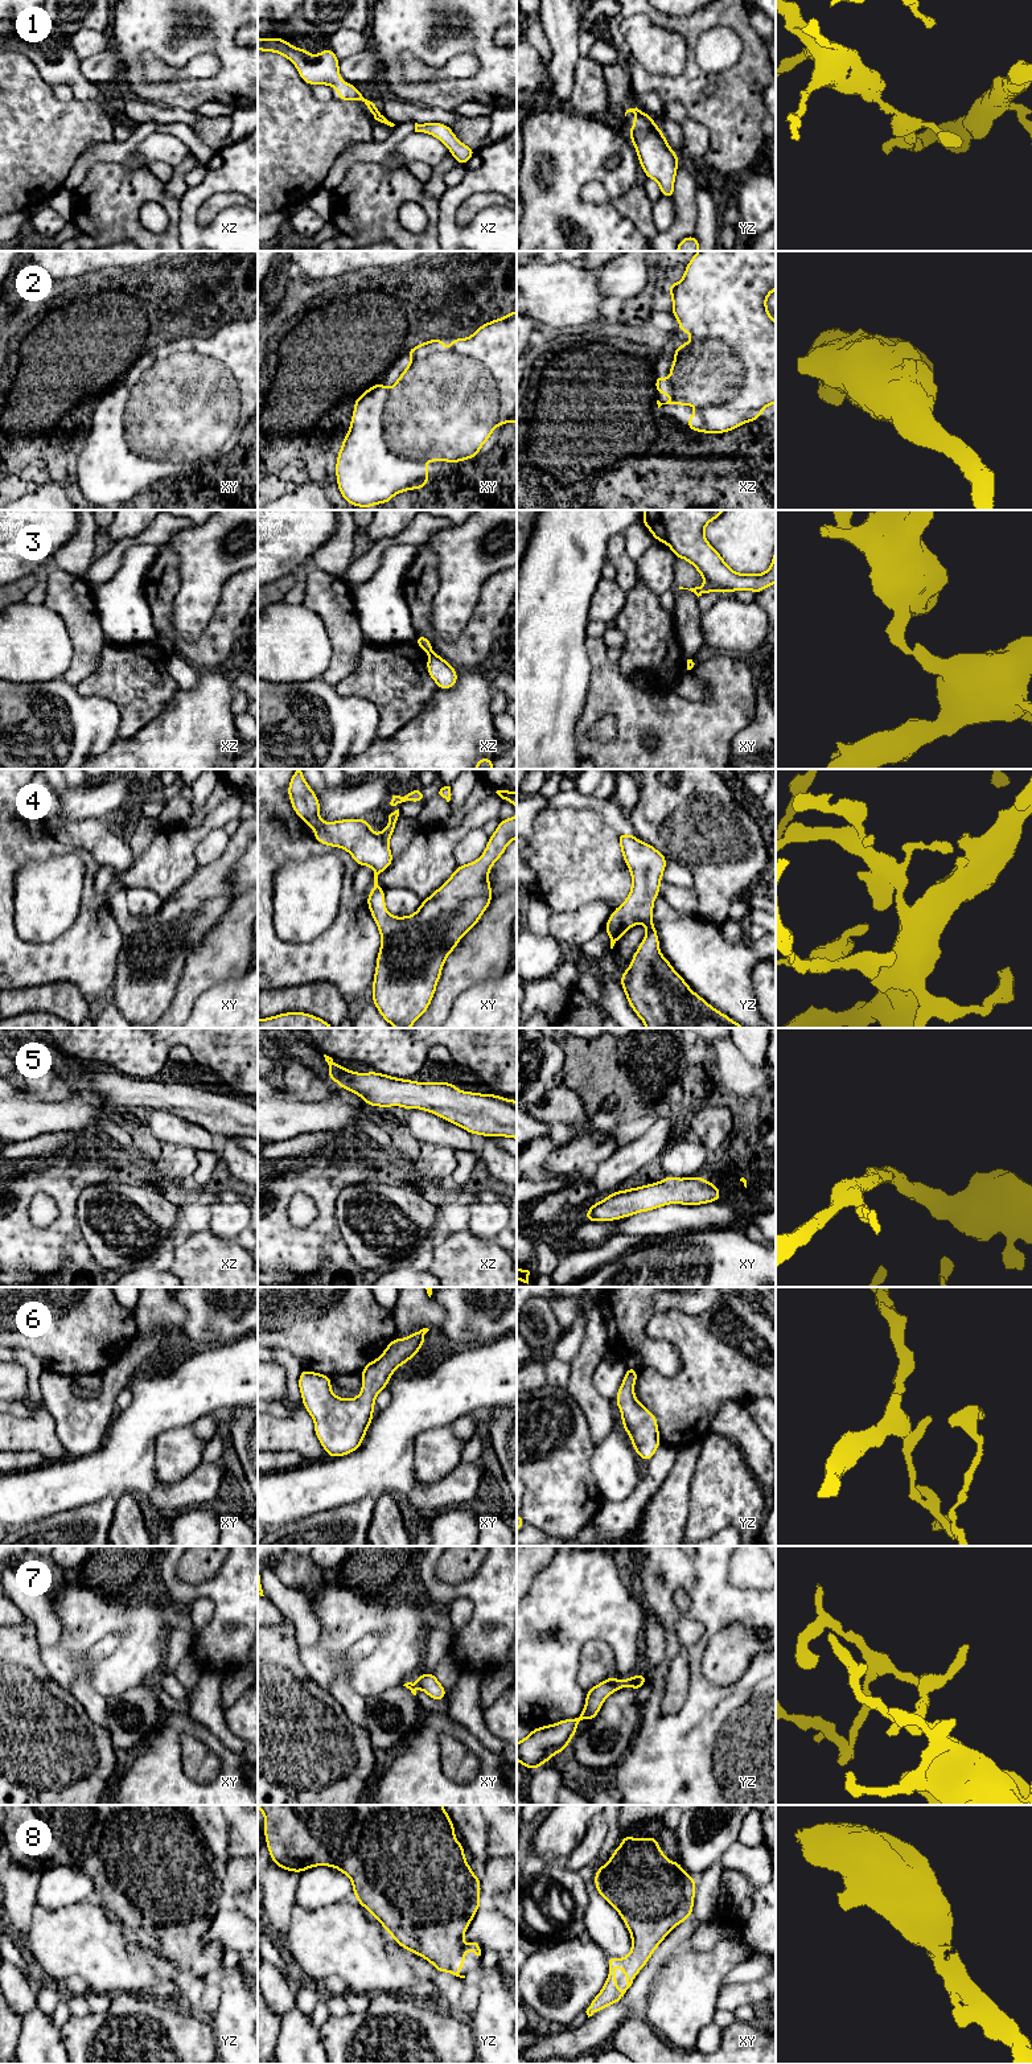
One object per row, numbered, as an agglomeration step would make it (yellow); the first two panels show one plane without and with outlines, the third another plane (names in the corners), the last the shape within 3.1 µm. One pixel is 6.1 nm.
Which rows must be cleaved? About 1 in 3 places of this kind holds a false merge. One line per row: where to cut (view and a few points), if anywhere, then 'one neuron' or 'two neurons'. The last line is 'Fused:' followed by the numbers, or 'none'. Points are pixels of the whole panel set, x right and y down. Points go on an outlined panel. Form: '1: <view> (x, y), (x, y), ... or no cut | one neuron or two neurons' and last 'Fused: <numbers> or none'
1: no cut | one neuron
2: no cut | one neuron
3: xz (431, 652), (428, 654) | two neurons
4: no cut | one neuron
5: no cut | one neuron
6: no cut | one neuron
7: xy (418, 1682), (420, 1686) | two neurons
8: no cut | one neuron
Fused: 3, 7

